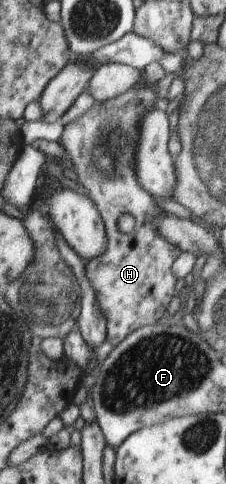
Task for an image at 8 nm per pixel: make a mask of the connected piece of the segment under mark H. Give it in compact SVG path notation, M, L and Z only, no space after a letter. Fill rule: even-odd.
M138 83L118 98L96 104L70 122L60 140L105 224L106 252L86 263L86 276L107 321L107 340L114 347L131 332L157 323L176 295L177 278L172 264L180 256L180 248L156 232L156 220L164 216L164 210L136 180L134 148L140 136L138 116L144 118L146 112L153 110L156 93L156 84ZM125 213L135 219L134 229L129 233L118 228L118 218Z

